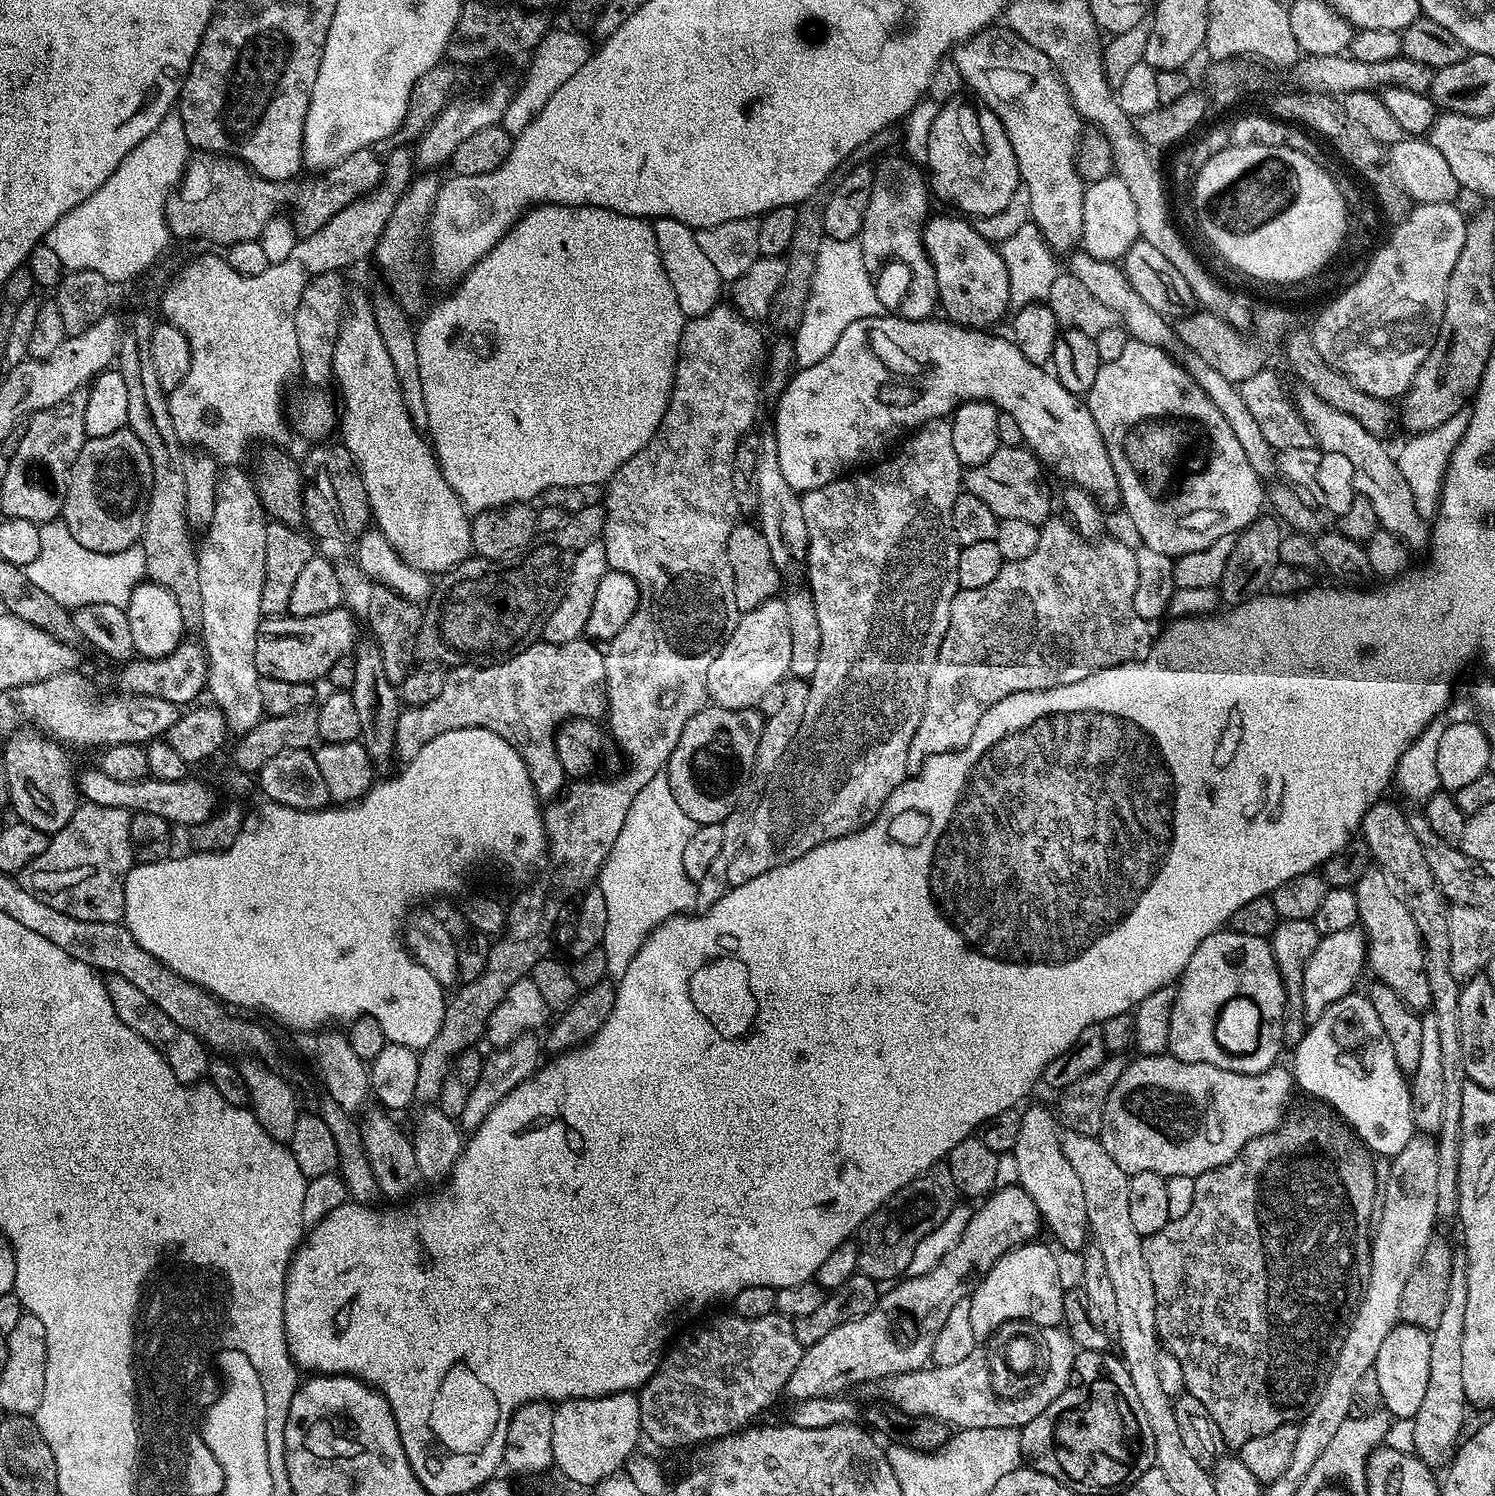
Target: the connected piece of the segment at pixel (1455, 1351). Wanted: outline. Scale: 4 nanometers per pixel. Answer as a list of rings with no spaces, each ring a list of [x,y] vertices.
[[[1462,1250],[1453,1251],[1450,1286],[1446,1290],[1446,1307],[1438,1326],[1430,1329],[1430,1378],[1426,1378],[1426,1395],[1418,1414],[1412,1417],[1411,1451],[1429,1466],[1447,1465],[1457,1447],[1456,1435],[1464,1426],[1464,1408],[1468,1395],[1462,1386],[1462,1330],[1466,1326],[1466,1294],[1468,1293],[1468,1259]]]

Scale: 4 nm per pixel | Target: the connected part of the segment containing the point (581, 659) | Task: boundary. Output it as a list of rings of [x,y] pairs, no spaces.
[[[587,638],[561,644],[537,642],[523,648],[521,652],[514,653],[507,660],[492,662],[487,666],[476,662],[461,663],[464,664],[461,668],[448,672],[442,691],[438,698],[434,698],[434,702],[426,702],[422,706],[408,706],[401,711],[400,717],[396,719],[395,755],[404,756],[405,761],[410,761],[416,757],[422,745],[438,738],[438,734],[446,734],[446,730],[485,728],[510,742],[510,746],[522,758],[537,796],[559,797],[566,788],[566,773],[556,753],[556,729],[566,720],[600,718],[606,712],[606,662],[604,652],[596,648],[599,647]]]

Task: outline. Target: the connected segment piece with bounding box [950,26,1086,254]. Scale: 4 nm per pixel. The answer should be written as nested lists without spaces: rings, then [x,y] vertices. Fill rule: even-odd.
[[[987,26],[978,32],[973,32],[963,44],[955,45],[950,59],[958,66],[965,85],[973,88],[979,99],[1002,122],[1006,130],[1006,138],[1010,138],[1010,146],[1014,150],[1014,158],[1018,162],[1022,191],[1028,201],[1028,215],[1036,224],[1053,253],[1071,253],[1076,245],[1081,243],[1082,210],[1085,191],[1085,181],[1076,168],[1076,137],[1078,113],[1064,81],[1055,66],[1030,42],[1018,38],[1007,27]]]

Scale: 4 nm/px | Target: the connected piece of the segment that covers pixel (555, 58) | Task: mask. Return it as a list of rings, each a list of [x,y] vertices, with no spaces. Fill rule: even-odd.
[[[553,27],[544,35],[542,42],[538,42],[538,46],[530,56],[532,61],[528,64],[528,73],[525,74],[520,88],[518,84],[515,89],[510,106],[506,110],[505,121],[527,122],[531,120],[538,109],[546,106],[546,102],[550,102],[554,90],[558,90],[558,86],[562,86],[562,82],[567,82],[576,71],[582,70],[582,66],[588,61],[594,48],[593,45],[588,45],[587,38],[580,33],[583,31],[568,28]]]

